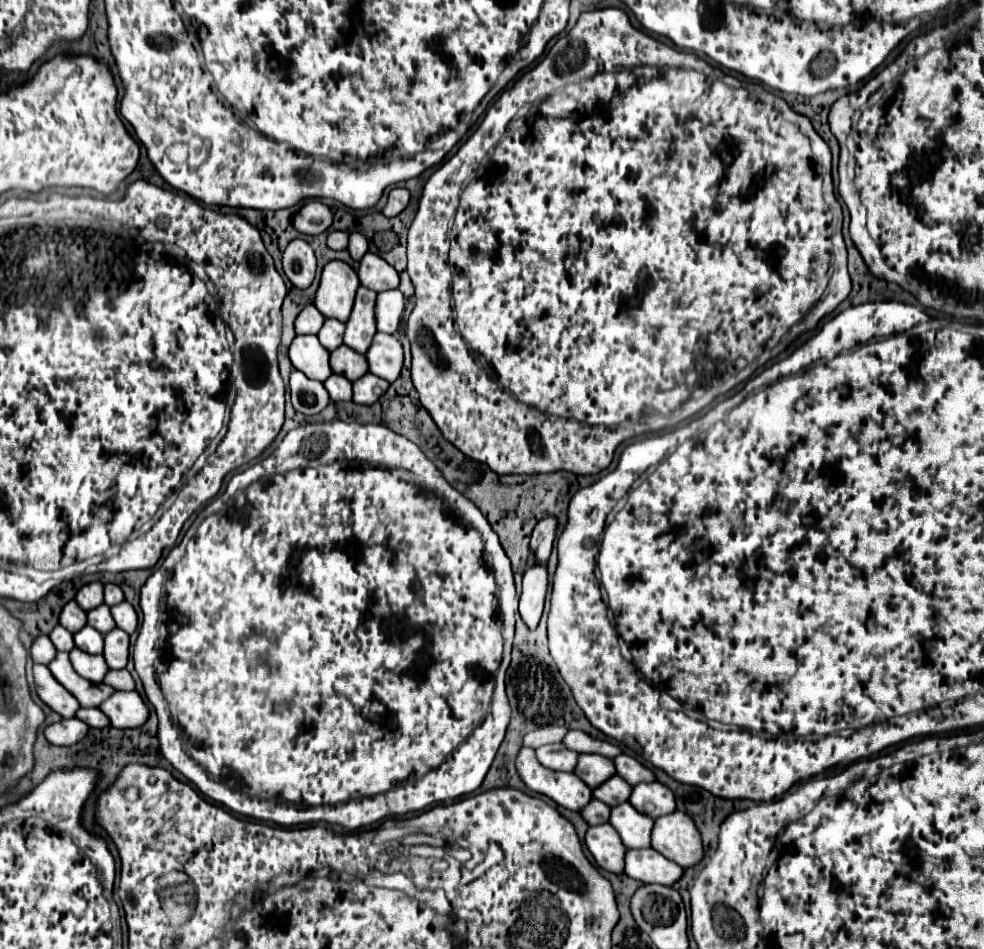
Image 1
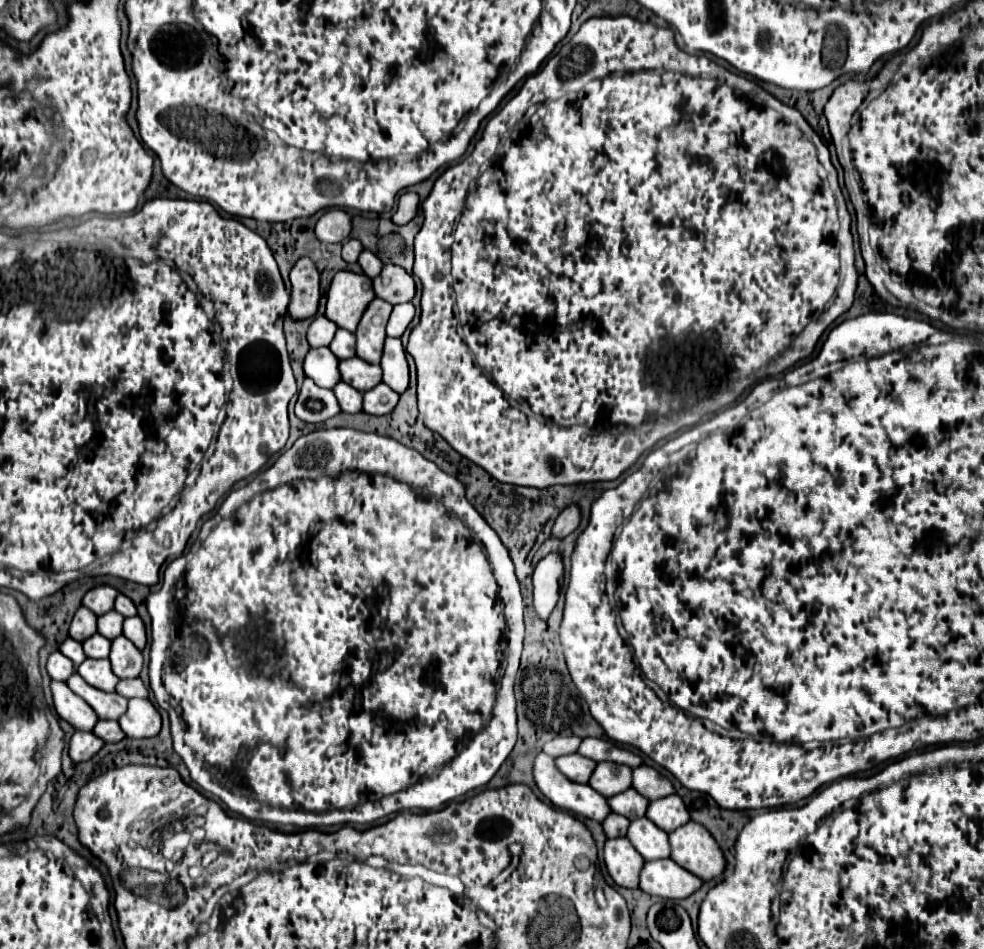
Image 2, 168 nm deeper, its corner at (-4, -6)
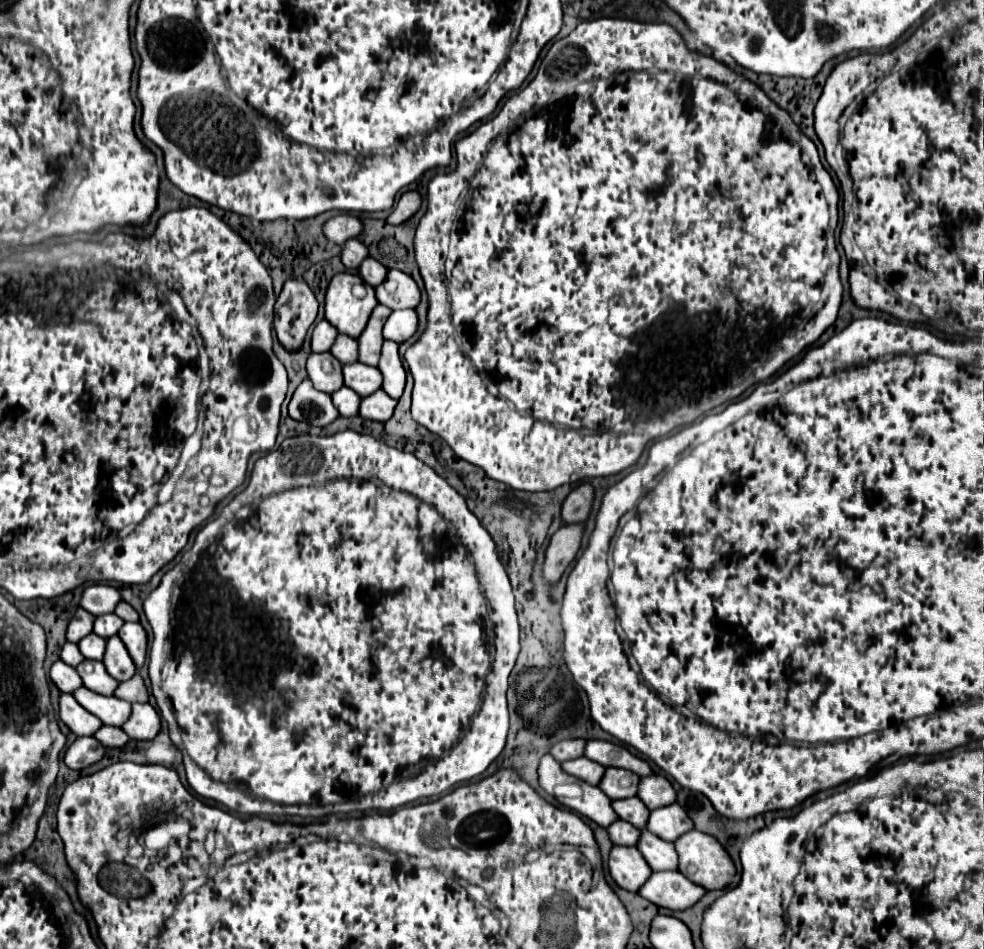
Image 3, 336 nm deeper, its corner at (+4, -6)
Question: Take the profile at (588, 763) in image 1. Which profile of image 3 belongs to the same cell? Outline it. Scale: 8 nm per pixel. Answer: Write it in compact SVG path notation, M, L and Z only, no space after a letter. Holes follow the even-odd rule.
M605 768L605 774L599 782L599 788L611 798L611 800L621 800L621 798L629 798L637 794L637 784L639 784L639 776L629 772L629 770L621 770L621 768Z

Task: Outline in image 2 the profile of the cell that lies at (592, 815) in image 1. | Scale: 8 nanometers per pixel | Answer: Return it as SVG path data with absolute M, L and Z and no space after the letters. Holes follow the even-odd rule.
M611 812L605 822L603 822L603 828L605 828L605 834L607 838L617 838L617 836L625 836L625 828L629 828L629 820L621 814L615 814Z

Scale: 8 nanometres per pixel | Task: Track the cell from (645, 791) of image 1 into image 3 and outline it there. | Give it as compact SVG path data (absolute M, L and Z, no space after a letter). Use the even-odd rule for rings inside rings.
M675 802L675 804L663 806L663 808L651 810L647 828L659 838L663 838L667 842L675 842L677 836L681 836L683 832L689 832L693 828L693 822L689 820L687 812Z

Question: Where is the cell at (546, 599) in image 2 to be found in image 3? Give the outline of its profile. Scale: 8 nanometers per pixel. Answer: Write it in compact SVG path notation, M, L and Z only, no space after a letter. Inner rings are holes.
M567 524L561 526L553 536L545 550L545 560L541 566L541 576L545 584L555 584L563 576L569 562L575 558L581 544L583 524Z

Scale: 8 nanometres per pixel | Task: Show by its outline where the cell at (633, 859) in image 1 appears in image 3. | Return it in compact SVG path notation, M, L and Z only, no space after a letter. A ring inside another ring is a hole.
M665 870L653 872L649 880L639 888L639 894L661 908L685 910L705 894L705 888L693 884L677 870Z

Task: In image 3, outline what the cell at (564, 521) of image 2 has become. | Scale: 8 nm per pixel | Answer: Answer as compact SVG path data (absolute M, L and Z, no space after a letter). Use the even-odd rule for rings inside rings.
M591 484L577 486L563 502L561 520L563 524L579 524L585 522L593 504L593 488Z

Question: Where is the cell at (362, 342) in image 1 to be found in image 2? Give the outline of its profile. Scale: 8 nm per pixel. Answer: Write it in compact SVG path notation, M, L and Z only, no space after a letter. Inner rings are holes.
M375 298L365 310L357 328L357 356L369 364L379 364L385 342L385 326L393 306L381 298Z

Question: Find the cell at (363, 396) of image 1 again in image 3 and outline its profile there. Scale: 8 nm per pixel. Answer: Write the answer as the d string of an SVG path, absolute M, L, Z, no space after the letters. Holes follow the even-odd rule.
M383 390L373 392L371 396L361 400L361 408L359 408L359 416L367 418L367 420L377 420L377 422L385 422L393 416L393 410L397 406L397 400L393 400L391 396L387 396Z

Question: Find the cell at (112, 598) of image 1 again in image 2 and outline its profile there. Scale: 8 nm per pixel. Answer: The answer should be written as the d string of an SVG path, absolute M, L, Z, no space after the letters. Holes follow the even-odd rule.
M123 594L117 596L117 600L115 600L115 610L121 612L123 616L135 616L135 614L137 614L135 604L133 604L127 596L123 596Z

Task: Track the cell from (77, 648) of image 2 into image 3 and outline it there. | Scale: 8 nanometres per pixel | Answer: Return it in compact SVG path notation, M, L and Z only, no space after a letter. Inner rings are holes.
M67 642L67 644L63 646L63 650L61 650L61 660L63 660L65 664L69 664L69 666L77 666L77 664L81 664L85 658L81 656L77 644Z

